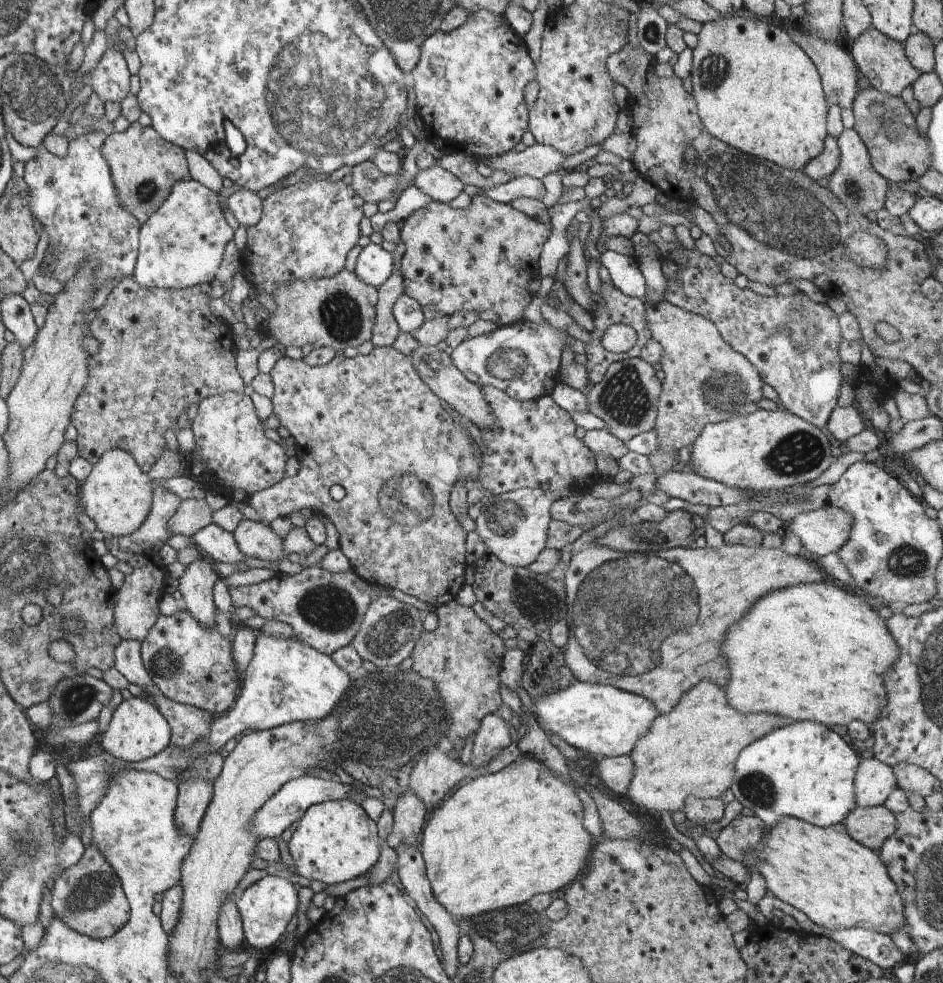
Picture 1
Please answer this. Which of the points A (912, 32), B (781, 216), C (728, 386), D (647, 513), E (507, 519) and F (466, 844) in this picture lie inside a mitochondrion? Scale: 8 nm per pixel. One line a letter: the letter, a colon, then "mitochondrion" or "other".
A: other
B: mitochondrion
C: mitochondrion
D: mitochondrion
E: mitochondrion
F: other

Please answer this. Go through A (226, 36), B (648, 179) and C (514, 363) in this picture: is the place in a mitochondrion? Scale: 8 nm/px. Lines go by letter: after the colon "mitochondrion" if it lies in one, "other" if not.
A: other
B: other
C: mitochondrion

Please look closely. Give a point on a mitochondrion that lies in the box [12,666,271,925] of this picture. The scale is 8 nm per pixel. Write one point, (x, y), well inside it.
(96, 887)

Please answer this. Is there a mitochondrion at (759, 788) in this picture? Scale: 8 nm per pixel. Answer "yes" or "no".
yes

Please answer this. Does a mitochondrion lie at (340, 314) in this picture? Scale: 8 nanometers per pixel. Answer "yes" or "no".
yes

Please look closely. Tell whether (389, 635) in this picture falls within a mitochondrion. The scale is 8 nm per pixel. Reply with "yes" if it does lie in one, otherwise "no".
yes

